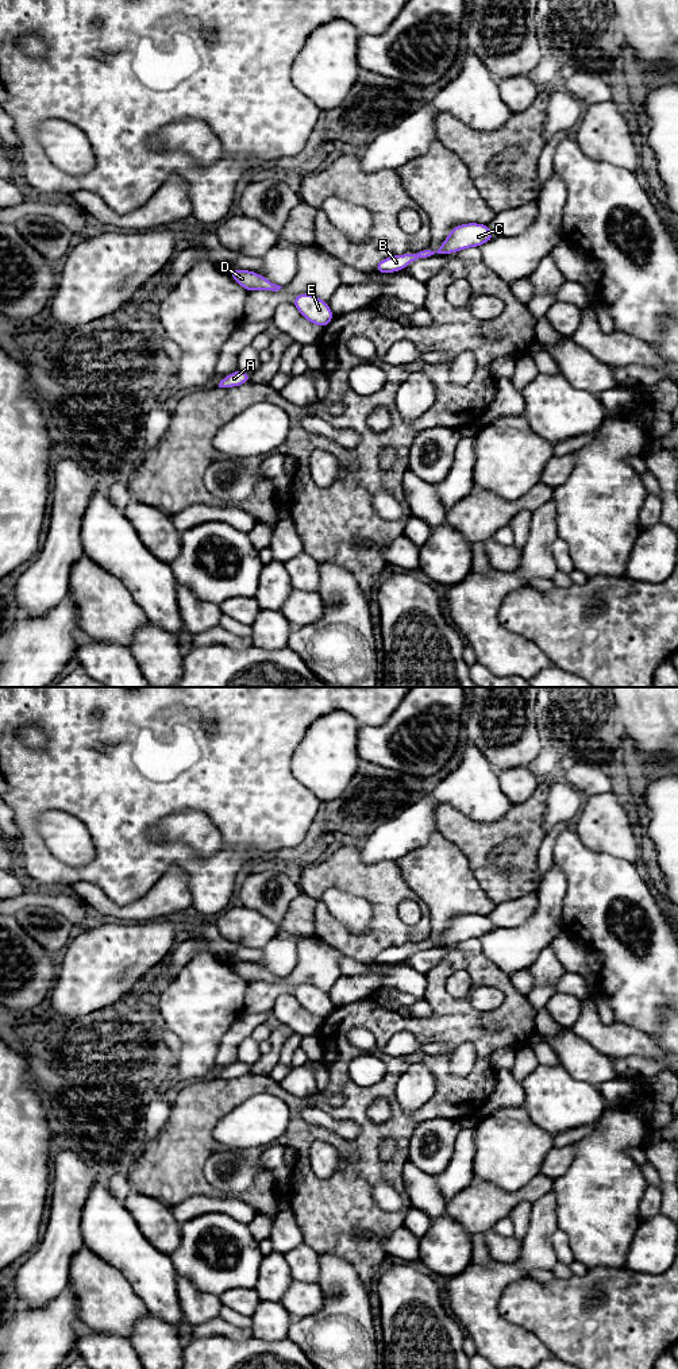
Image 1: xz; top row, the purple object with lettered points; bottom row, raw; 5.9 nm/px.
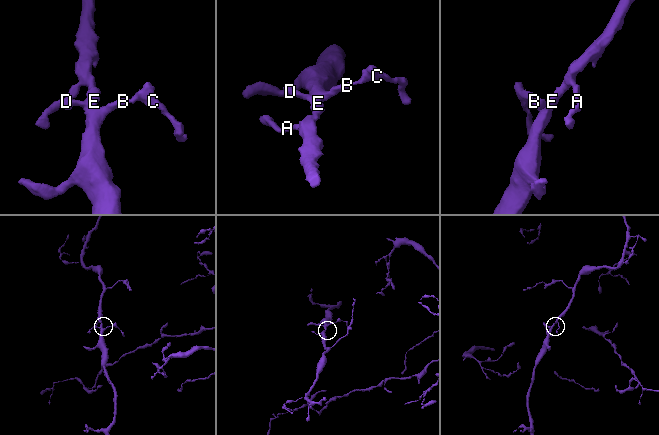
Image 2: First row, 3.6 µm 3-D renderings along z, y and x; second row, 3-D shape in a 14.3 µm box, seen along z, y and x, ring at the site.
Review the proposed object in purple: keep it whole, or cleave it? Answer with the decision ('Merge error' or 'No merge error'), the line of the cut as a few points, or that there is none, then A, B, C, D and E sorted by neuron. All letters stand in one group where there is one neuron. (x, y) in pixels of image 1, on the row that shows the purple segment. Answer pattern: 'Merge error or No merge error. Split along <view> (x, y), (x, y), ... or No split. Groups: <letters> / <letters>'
No merge error. No split. Groups: A B C D E

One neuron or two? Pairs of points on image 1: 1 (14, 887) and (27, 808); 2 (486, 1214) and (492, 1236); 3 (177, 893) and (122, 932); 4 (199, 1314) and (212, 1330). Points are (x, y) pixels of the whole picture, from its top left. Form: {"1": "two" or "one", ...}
{"1": "two", "2": "two", "3": "two", "4": "two"}

